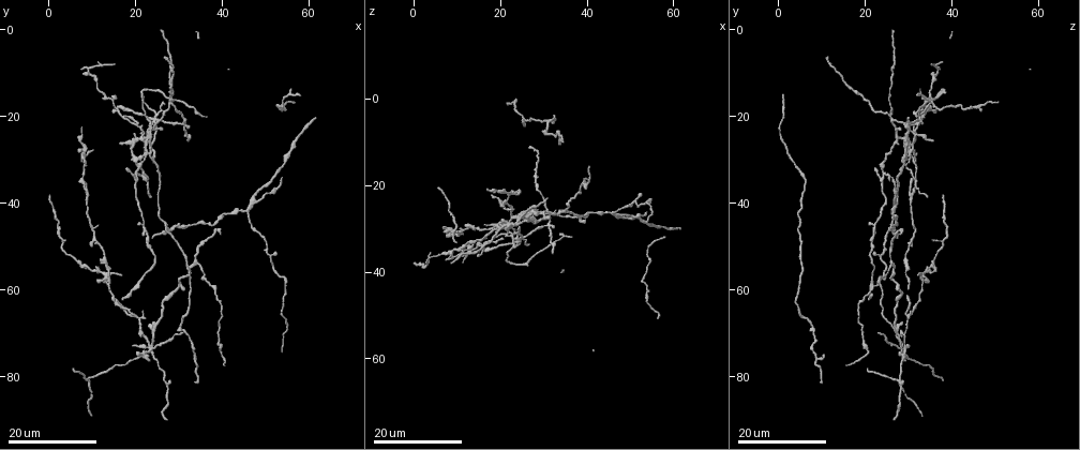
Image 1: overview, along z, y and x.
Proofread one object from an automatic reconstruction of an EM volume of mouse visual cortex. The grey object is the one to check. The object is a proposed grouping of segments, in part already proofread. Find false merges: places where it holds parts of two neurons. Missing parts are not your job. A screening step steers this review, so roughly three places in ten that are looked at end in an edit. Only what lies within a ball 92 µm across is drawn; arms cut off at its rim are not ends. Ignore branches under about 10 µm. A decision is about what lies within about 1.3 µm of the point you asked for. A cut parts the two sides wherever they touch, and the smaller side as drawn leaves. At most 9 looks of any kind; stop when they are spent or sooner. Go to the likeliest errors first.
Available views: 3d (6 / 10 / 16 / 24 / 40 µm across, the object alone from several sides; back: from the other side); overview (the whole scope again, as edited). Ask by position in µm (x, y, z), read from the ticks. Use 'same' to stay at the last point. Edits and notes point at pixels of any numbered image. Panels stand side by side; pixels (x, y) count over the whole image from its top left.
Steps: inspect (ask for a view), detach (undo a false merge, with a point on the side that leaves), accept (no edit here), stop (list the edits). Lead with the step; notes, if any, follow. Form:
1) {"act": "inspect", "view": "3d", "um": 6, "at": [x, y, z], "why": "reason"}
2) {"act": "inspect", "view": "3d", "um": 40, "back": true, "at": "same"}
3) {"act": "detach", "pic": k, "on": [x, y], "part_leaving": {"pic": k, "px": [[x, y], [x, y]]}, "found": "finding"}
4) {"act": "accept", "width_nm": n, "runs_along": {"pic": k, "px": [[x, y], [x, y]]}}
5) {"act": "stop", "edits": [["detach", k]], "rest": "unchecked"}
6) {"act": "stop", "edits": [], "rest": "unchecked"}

{"act": "inspect", "view": "3d", "um": 16, "at": [23.0, 74.0, 29.0], "why": "four or more arms meet"}

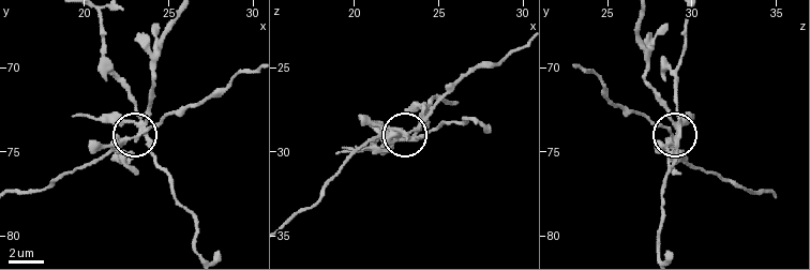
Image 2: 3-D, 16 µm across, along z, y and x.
{"act": "inspect", "view": "3d", "um": 10, "at": [23.3, 73.5, 29.3]}

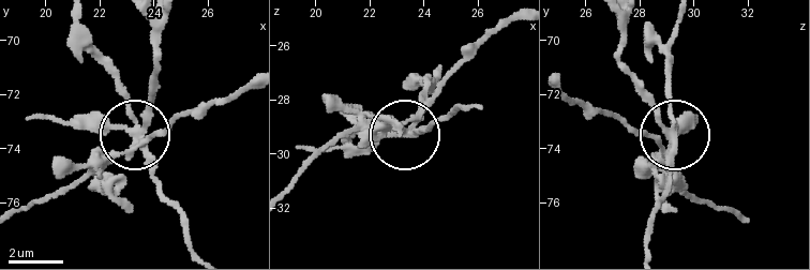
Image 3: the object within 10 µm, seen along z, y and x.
{"act": "detach", "pic": 3, "on": [122, 174], "width_nm": 240, "found": "two neurons meet here"}

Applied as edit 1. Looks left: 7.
{"act": "inspect", "view": "overview", "why": "see it whole again"}

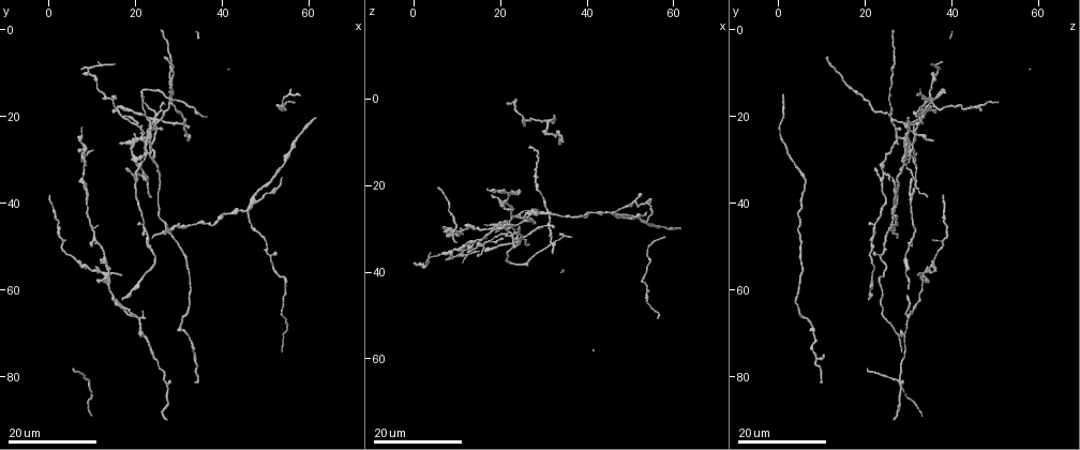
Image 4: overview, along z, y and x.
{"act": "inspect", "view": "3d", "um": 24, "at": [20.5, 66.0, 29.5], "why": "two arms at a narrow angle"}

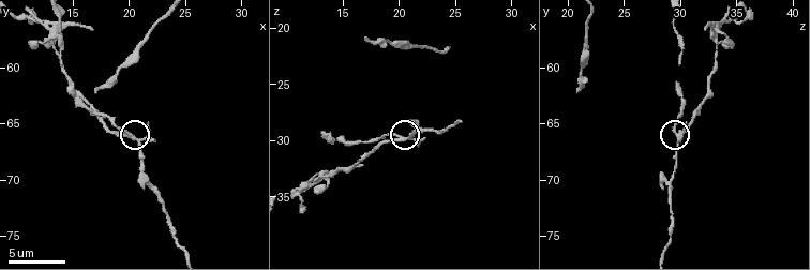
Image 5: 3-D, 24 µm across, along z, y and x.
{"act": "inspect", "view": "3d", "um": 6, "at": [19.8, 66.0, 29.8], "why": "zoom in"}

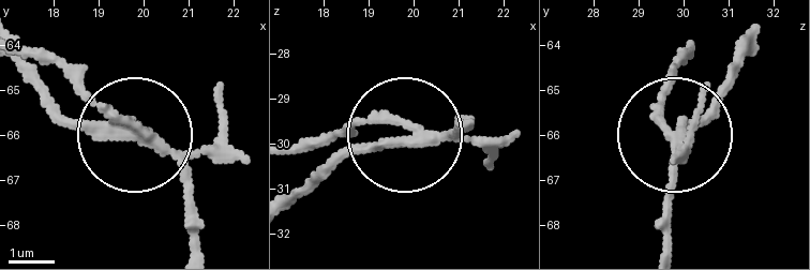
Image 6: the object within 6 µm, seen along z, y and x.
{"act": "detach", "pic": 6, "on": [369, 150], "width_nm": 230, "part_leaving": {"pic": 6, "px": [[425, 141], [360, 149], [291, 195]]}, "found": "a second neuron is stuck on"}

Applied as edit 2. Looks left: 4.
{"act": "inspect", "view": "3d", "um": 24, "at": [21.5, 45.0, 22.5], "why": "small branch off a trunk"}

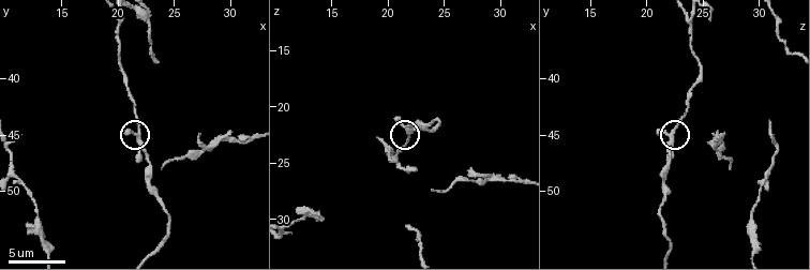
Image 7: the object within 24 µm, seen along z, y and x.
{"act": "inspect", "view": "3d", "um": 10, "at": [21.6, 44.8, 22.2]}

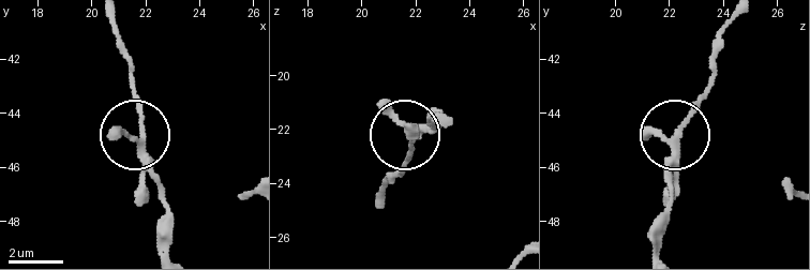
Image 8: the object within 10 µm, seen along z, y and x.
{"act": "accept", "width_nm": 190, "runs_along": {"pic": 8, "px": [[170, 249], [170, 214], [140, 145], [143, 110], [131, 64]]}, "found": "one neuron here"}

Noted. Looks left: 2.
{"act": "inspect", "view": "3d", "um": 16, "at": [9.0, 81.0, 27.5]}

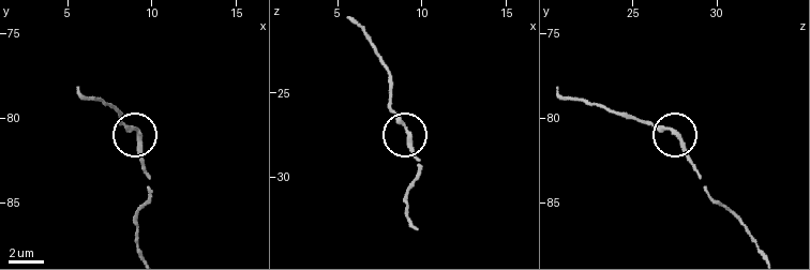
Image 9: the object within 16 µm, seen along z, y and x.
{"act": "inspect", "view": "3d", "um": 6, "at": [9.2, 80.9, 27.7], "why": "closer look"}

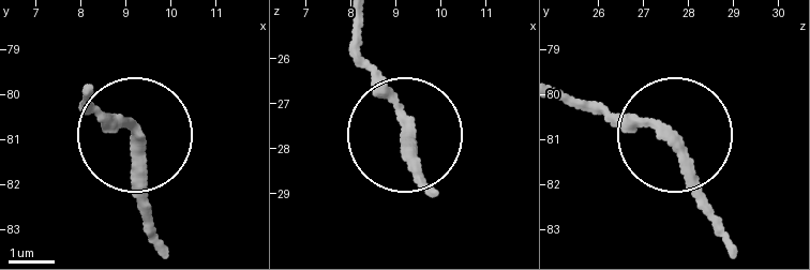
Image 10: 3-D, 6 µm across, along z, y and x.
{"act": "accept", "found": "continuous, no second neuron"}

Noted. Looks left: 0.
{"act": "stop", "edits": [["detach", 3], ["detach", 6]], "rest": "unchecked"}

